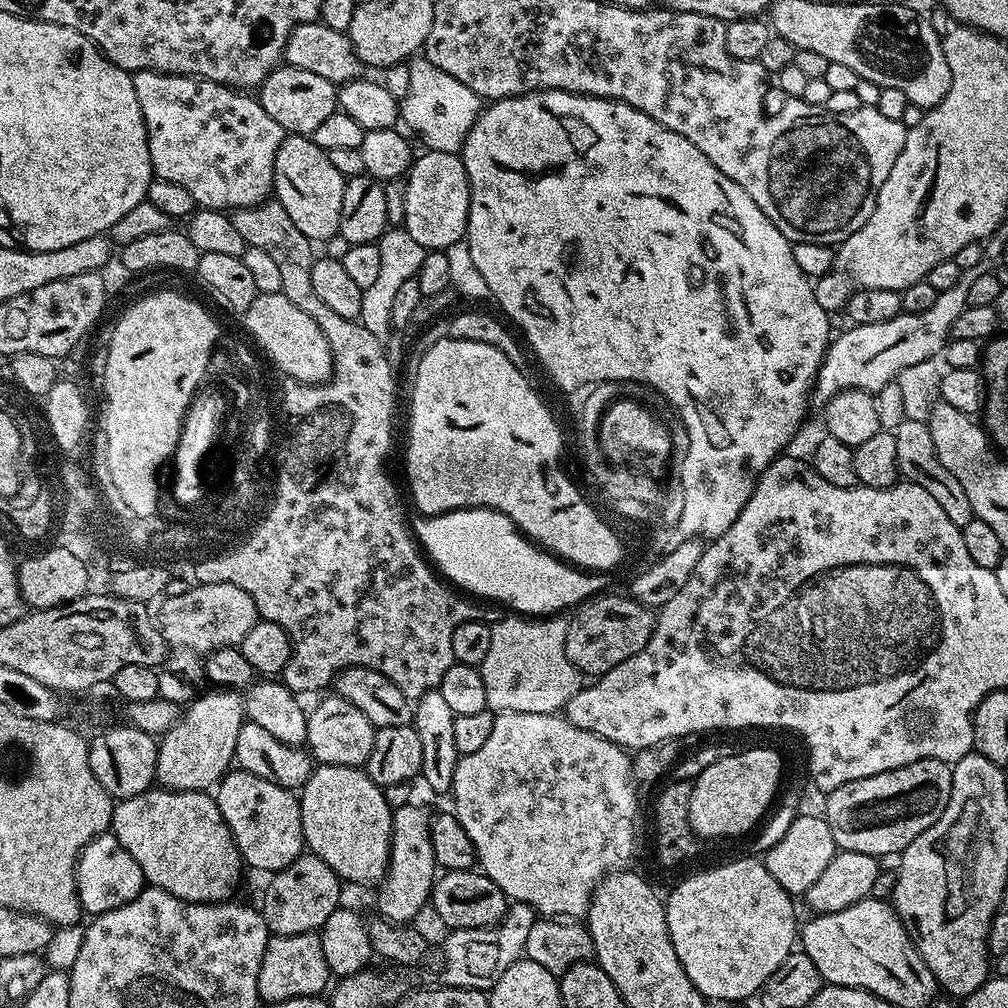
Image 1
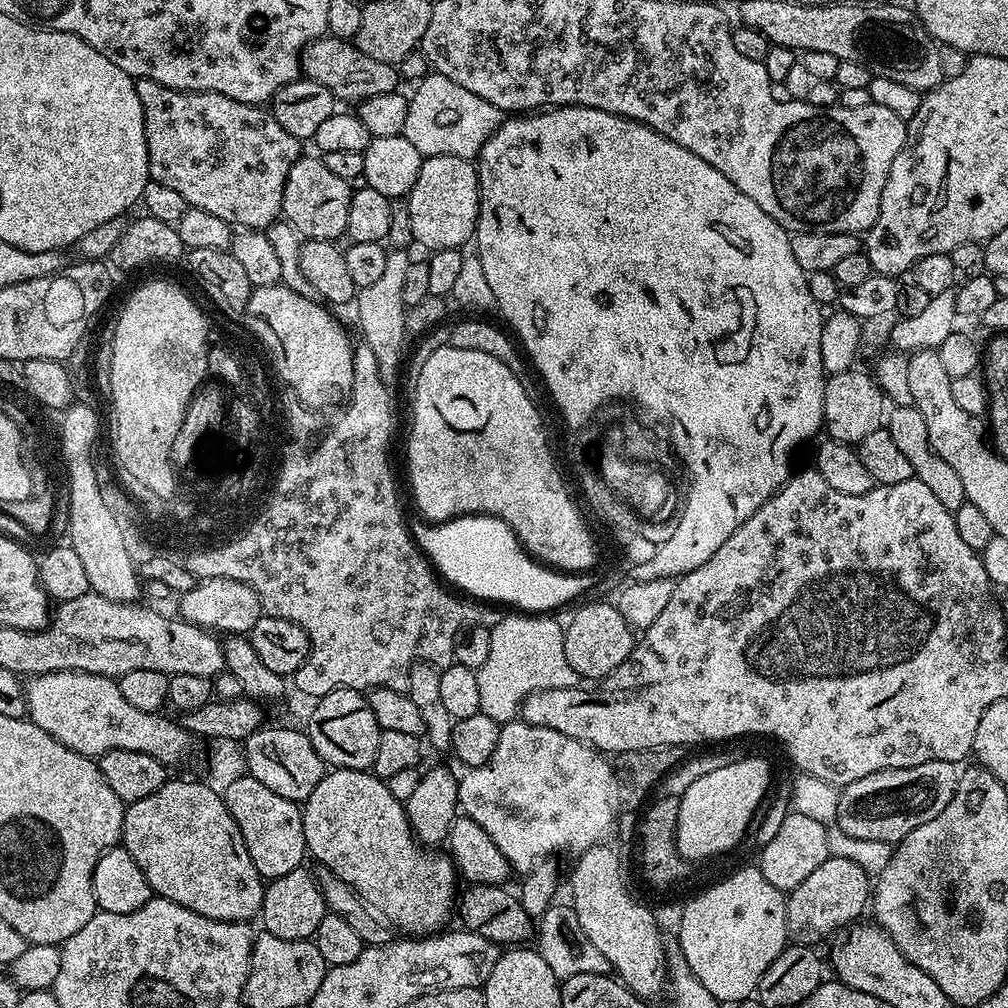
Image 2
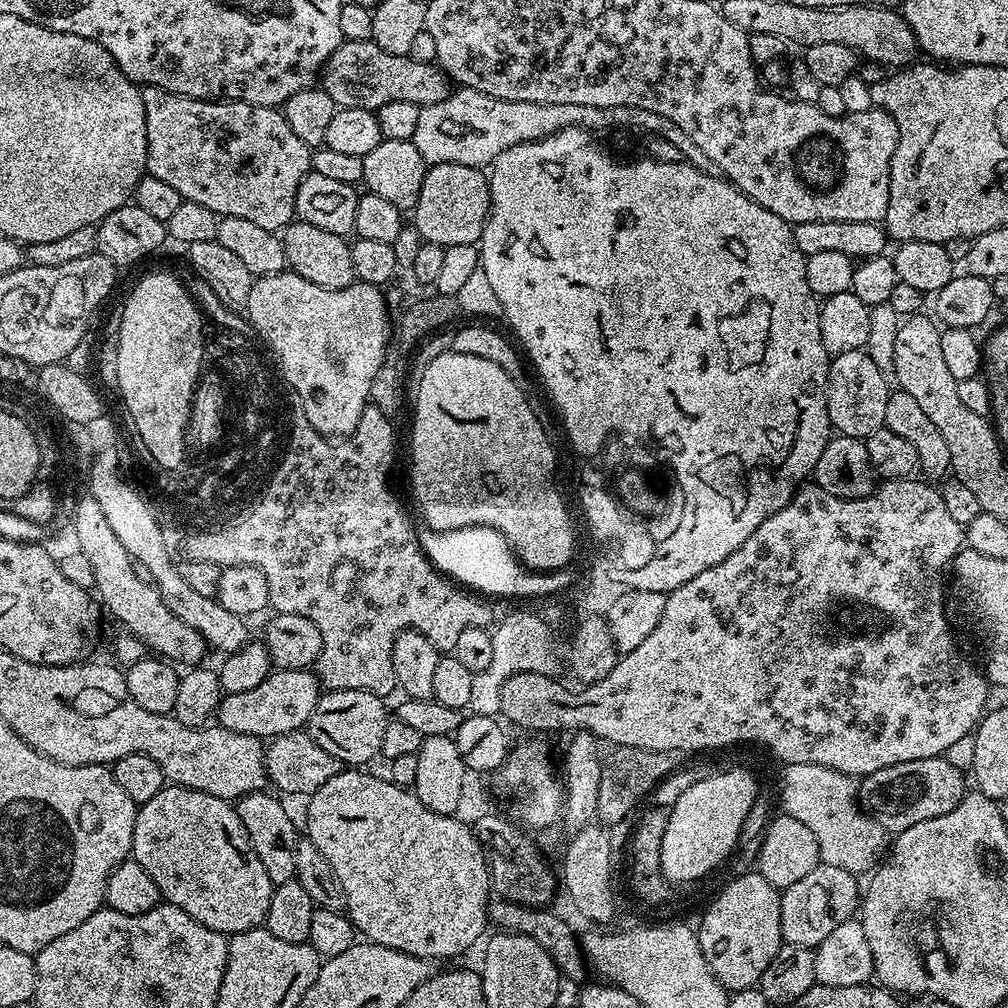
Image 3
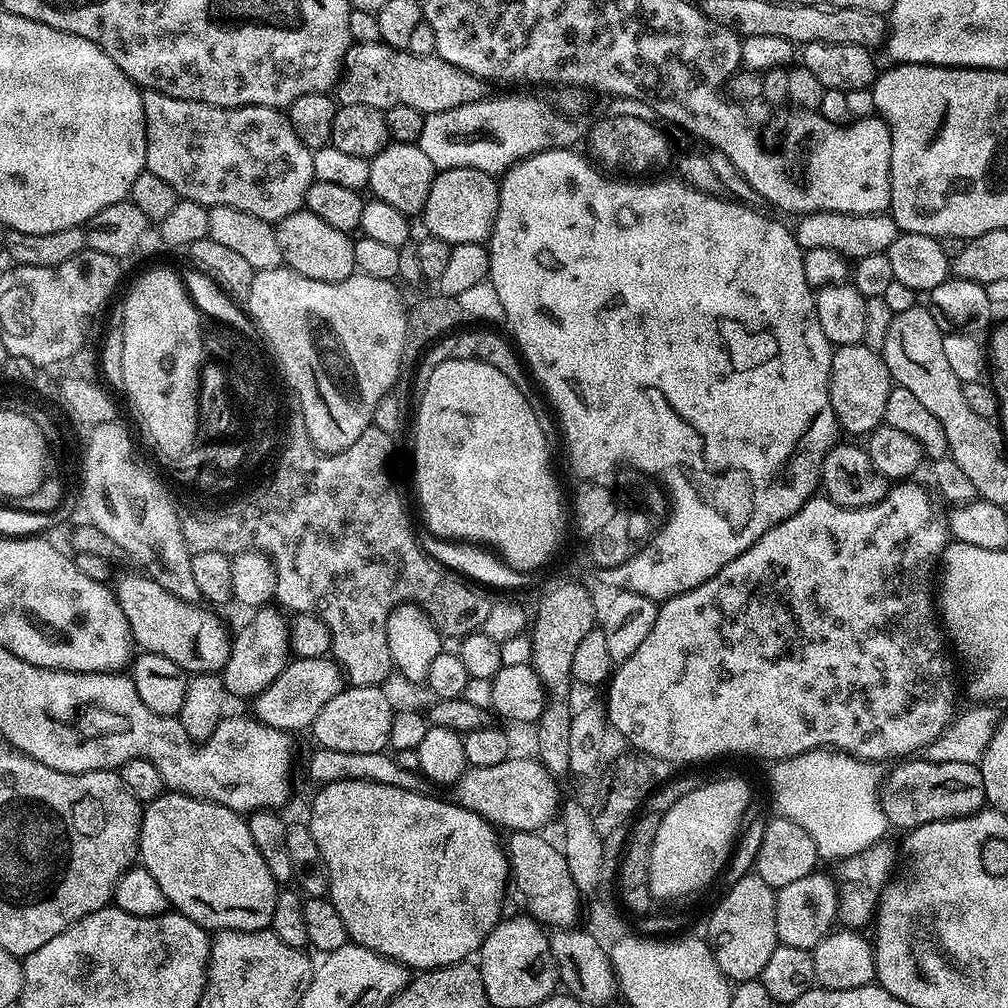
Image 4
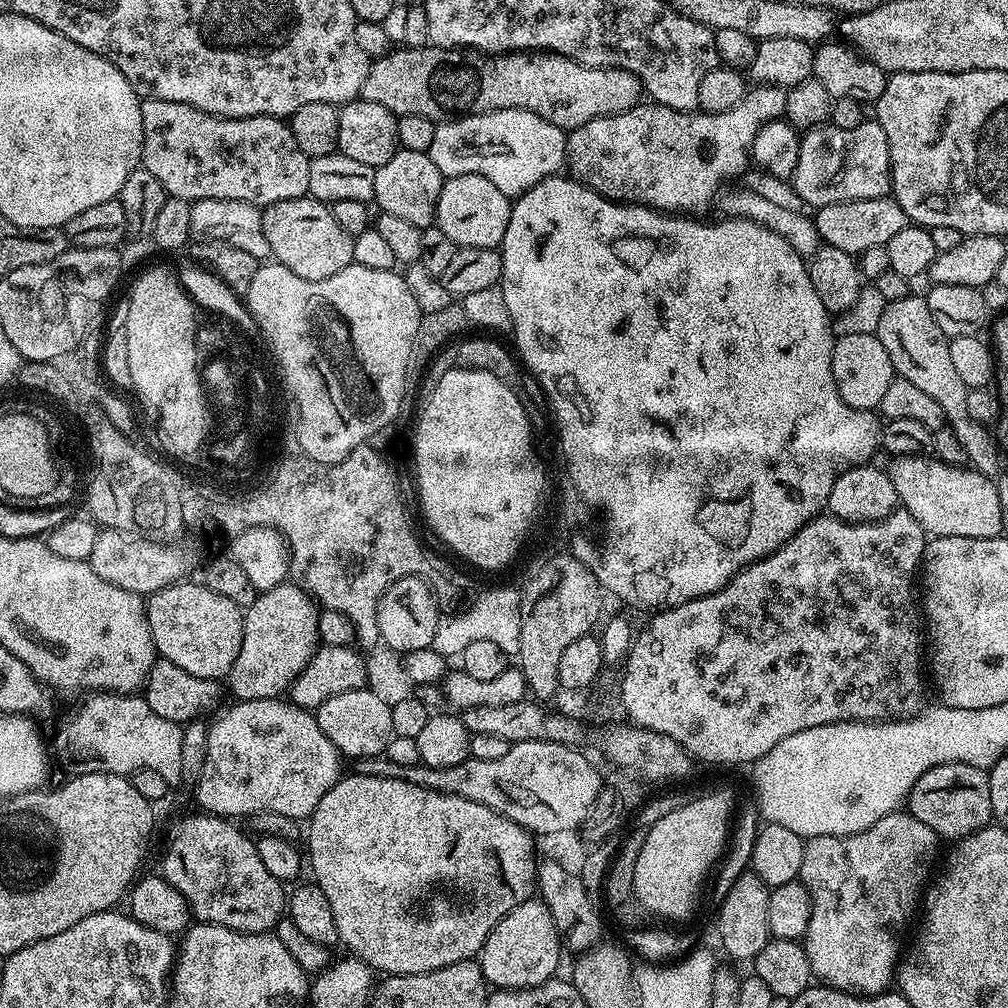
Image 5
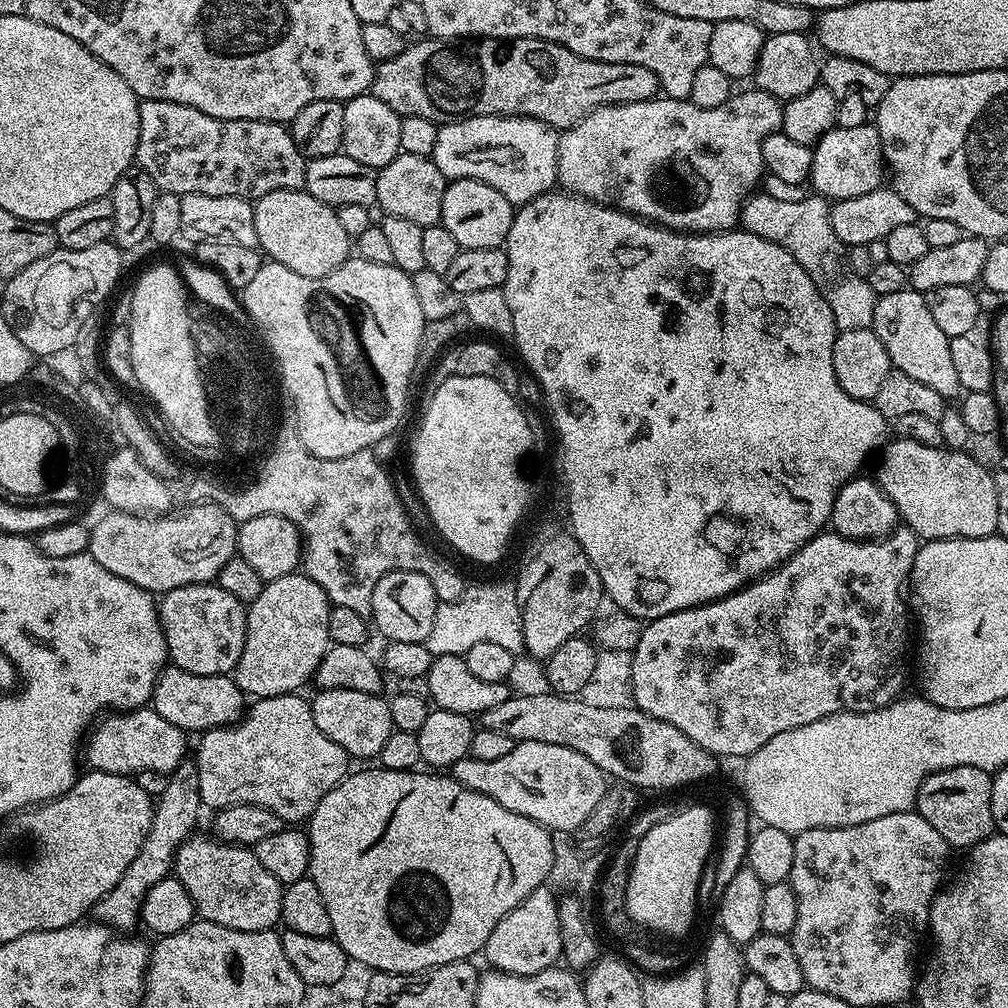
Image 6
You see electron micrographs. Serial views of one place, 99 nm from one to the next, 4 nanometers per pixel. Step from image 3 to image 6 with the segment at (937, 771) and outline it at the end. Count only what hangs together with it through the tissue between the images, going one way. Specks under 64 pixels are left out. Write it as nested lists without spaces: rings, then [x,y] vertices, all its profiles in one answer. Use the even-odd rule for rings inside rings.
[[[954,766],[932,772],[922,782],[914,808],[953,849],[970,850],[994,832],[990,814],[991,785],[992,776],[974,766]]]

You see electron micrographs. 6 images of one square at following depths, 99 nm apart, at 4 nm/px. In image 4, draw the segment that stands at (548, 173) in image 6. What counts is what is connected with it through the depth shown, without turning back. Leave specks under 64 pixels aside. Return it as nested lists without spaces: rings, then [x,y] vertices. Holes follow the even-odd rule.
[[[504,96],[501,100],[485,98],[458,106],[454,110],[429,112],[425,115],[418,141],[422,154],[430,158],[437,170],[473,168],[503,174],[509,168],[539,152],[555,148],[577,147],[582,128],[571,115],[550,108],[528,96]]]

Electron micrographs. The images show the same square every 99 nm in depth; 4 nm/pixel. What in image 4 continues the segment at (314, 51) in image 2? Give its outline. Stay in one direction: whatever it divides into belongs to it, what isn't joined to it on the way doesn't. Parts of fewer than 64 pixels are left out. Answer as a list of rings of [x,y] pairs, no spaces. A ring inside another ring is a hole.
[[[383,42],[353,43],[344,59],[334,96],[346,106],[370,106],[381,110],[394,106],[414,106],[414,110],[427,114],[454,110],[458,106],[483,100],[486,96],[484,87],[486,84],[481,77],[435,54],[419,56],[402,48],[391,48]]]

